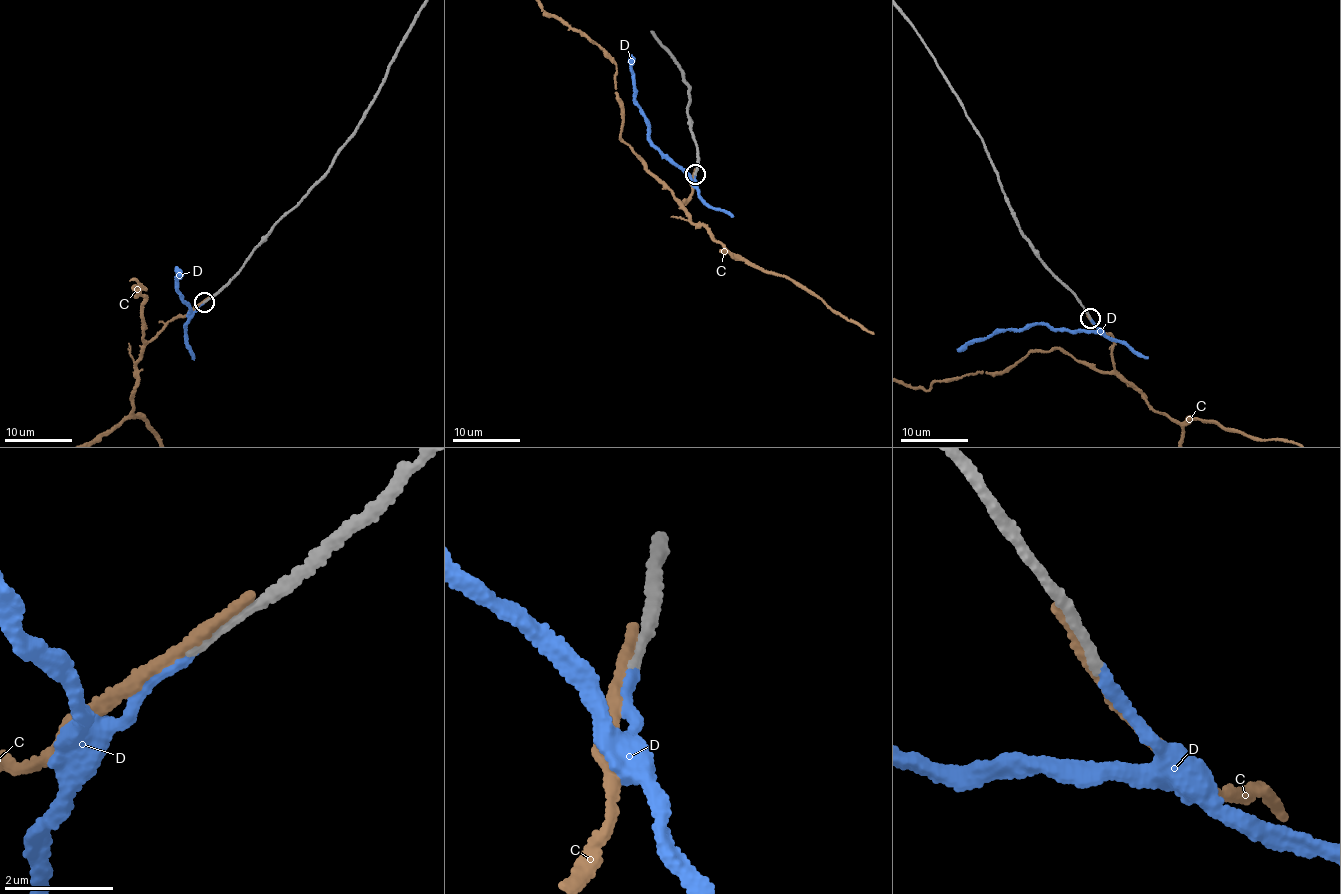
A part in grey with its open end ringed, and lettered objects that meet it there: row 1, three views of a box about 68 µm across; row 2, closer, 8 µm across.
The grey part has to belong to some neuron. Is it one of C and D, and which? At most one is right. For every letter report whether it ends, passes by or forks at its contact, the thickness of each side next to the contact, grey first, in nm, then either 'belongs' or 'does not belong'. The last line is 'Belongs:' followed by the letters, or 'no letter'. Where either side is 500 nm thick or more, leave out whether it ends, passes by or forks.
C: it ends there; 220 nm thick on the grey side, 280 nm on the other; does not belong
D: it ends there; 170 nm thick on the grey side, 170 nm on the other; belongs
Belongs: D

